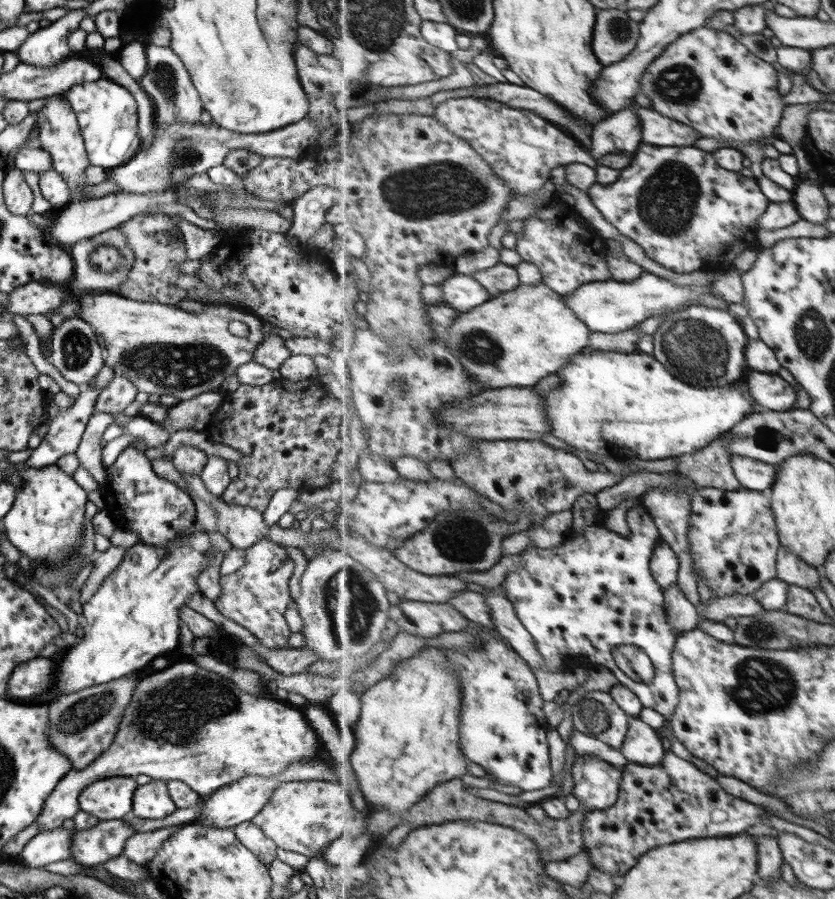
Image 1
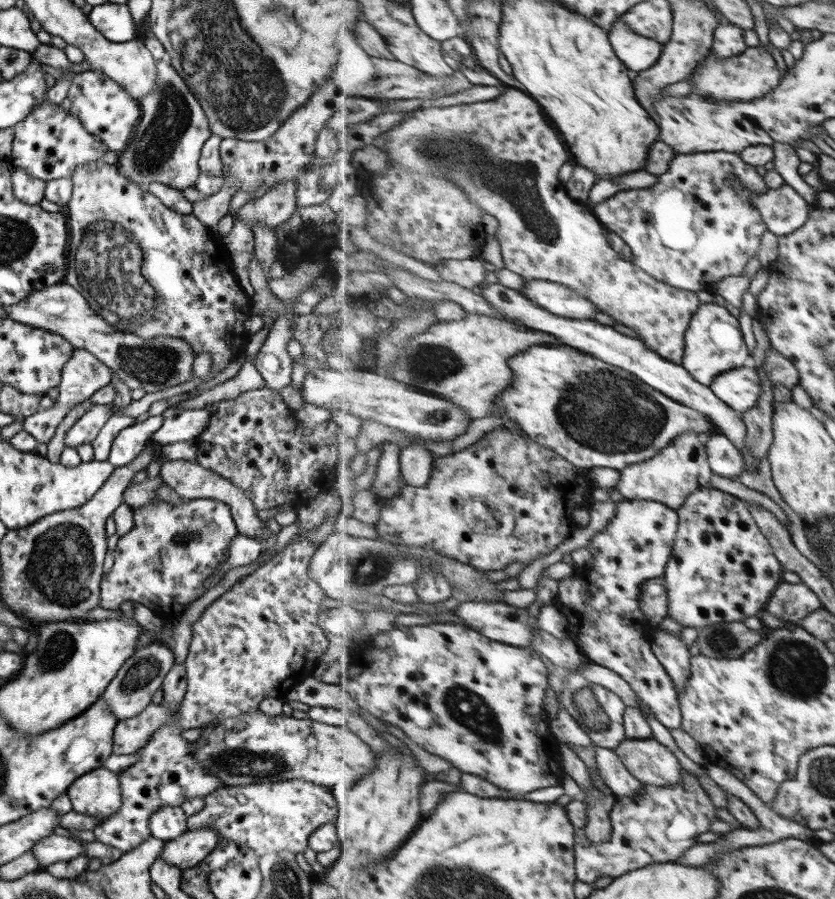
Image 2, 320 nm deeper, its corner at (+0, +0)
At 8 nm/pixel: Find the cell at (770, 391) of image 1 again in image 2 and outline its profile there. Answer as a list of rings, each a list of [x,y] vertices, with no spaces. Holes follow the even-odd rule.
[[[752,363],[717,375],[710,387],[723,402],[740,414],[758,405],[763,390],[758,369]]]

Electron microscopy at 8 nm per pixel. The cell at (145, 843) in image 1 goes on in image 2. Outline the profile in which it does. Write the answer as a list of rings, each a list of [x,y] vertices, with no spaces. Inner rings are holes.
[[[295,779],[236,787],[221,786],[204,798],[203,809],[186,816],[186,830],[214,828],[218,842],[230,840],[243,844],[257,857],[265,852],[281,850],[297,854],[308,853],[309,835],[318,826],[333,822],[335,817],[336,803],[331,789]]]

